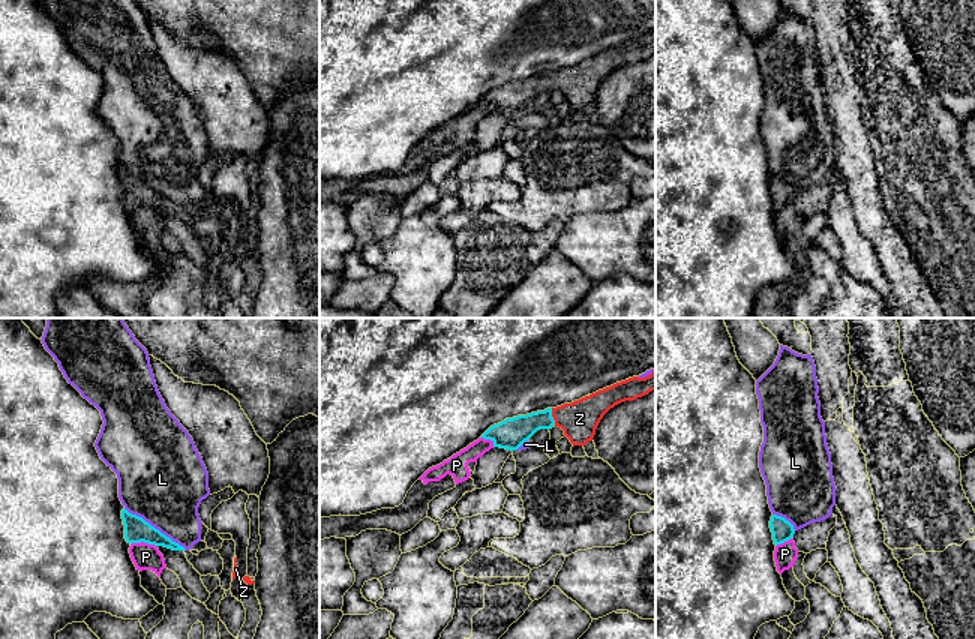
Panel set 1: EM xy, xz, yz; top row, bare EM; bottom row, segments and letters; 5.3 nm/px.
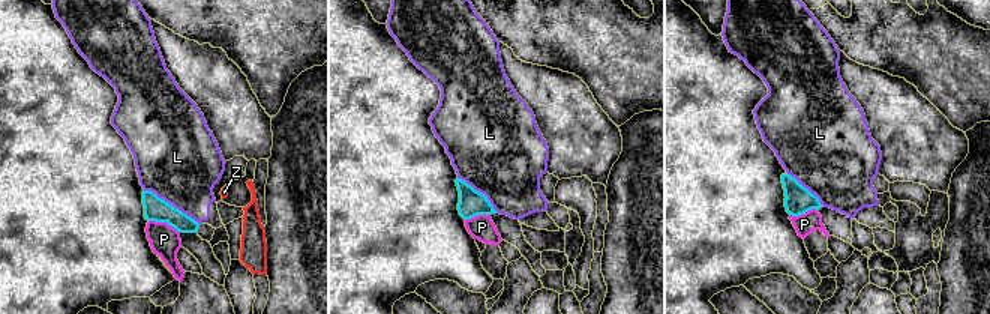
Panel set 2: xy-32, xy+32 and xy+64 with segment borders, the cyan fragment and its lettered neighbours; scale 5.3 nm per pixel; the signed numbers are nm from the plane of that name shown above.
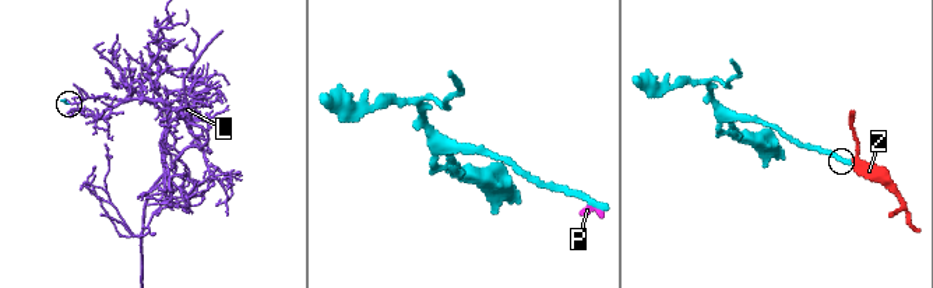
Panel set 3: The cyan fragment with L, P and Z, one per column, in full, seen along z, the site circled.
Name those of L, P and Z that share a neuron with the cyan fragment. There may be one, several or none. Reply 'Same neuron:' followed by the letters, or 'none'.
Same neuron: Z

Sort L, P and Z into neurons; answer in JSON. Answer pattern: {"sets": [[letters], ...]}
{"sets": [["L"], ["P"], ["Z"]]}

